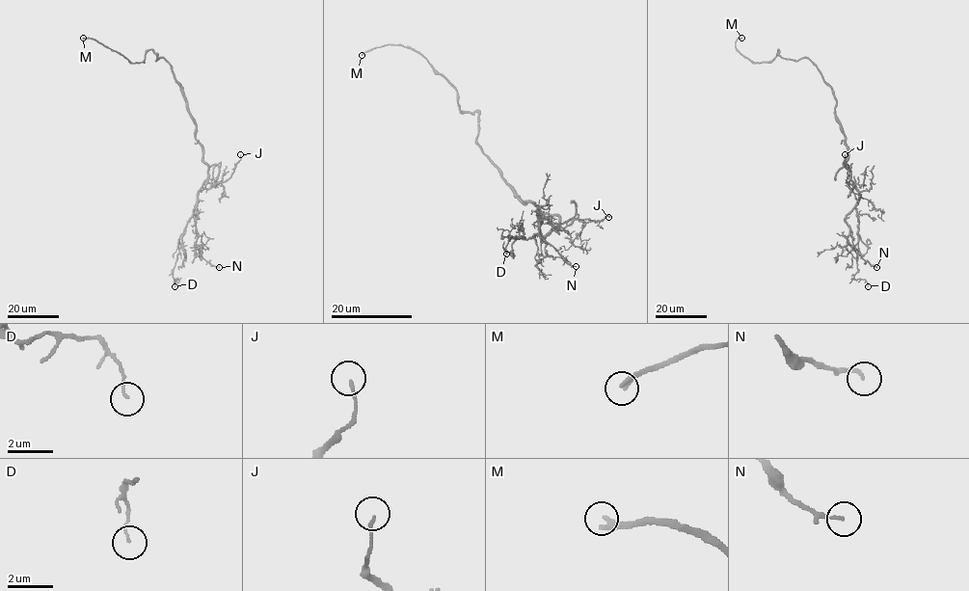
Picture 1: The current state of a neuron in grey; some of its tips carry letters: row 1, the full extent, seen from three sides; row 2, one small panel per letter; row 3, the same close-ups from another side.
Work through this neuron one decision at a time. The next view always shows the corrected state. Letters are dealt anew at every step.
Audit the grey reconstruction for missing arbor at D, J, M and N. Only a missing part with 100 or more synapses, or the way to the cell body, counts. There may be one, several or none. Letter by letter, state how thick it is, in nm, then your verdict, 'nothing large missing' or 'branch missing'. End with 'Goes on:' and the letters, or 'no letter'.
D: 80 nm | nothing large missing
J: 110 nm | nothing large missing
M: 240 nm | branch missing
N: 130 nm | nothing large missing
Goes on: M

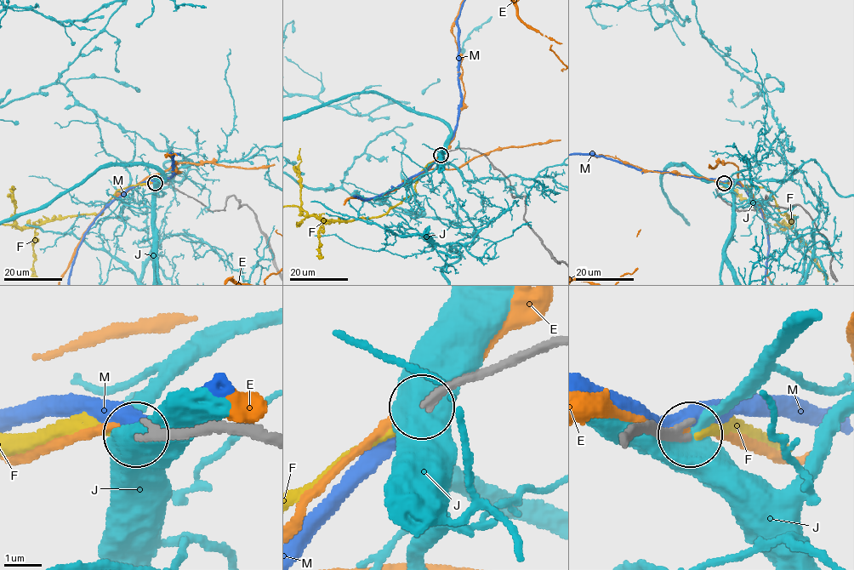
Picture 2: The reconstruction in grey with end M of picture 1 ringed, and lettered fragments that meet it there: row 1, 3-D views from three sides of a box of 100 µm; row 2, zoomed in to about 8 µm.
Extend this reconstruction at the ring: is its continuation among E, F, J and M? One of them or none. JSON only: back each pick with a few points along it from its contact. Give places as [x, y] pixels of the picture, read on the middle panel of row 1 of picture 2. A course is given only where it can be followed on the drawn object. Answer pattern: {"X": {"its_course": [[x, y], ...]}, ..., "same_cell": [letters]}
{"F": {"its_course": [[441, 156], [420, 173], [415, 192], [386, 213], [376, 217], [329, 219], [316, 219], [301, 206], [300, 148]]}, "same_cell": ["F"]}

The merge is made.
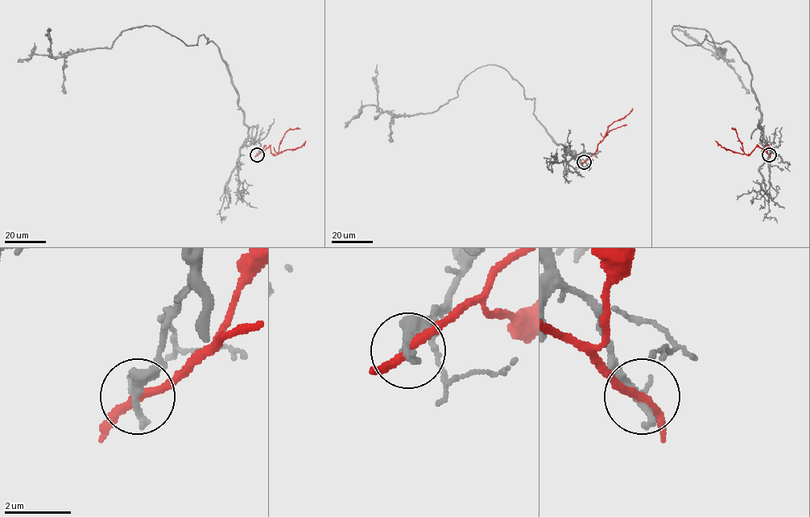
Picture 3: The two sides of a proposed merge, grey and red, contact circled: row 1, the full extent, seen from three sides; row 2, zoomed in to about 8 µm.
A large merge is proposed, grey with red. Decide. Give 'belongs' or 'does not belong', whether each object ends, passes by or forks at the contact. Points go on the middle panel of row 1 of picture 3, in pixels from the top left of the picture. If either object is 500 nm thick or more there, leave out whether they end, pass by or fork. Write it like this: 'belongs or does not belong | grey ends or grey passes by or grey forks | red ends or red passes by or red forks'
does not belong | grey ends | red passes by

